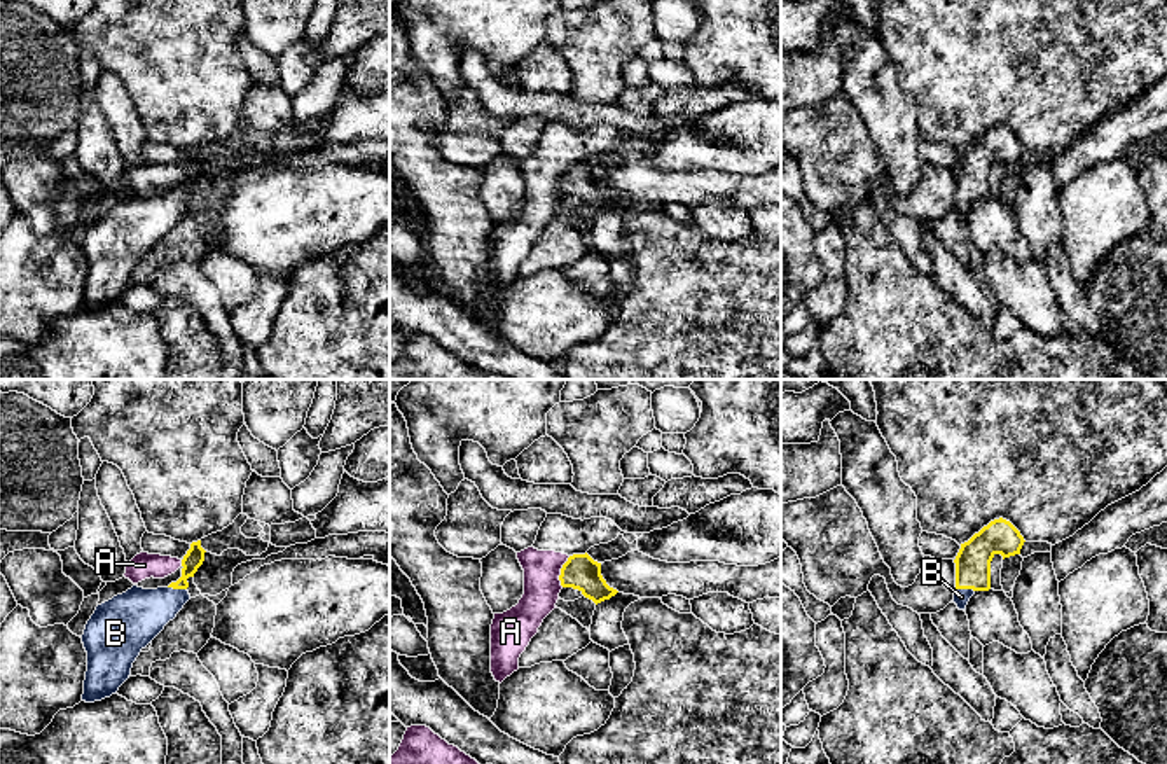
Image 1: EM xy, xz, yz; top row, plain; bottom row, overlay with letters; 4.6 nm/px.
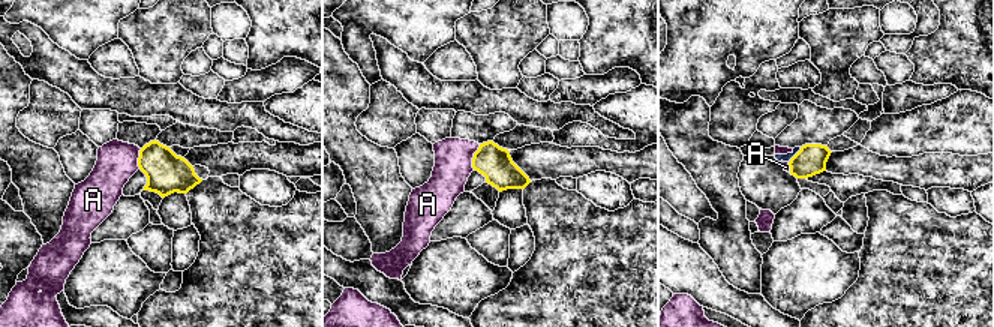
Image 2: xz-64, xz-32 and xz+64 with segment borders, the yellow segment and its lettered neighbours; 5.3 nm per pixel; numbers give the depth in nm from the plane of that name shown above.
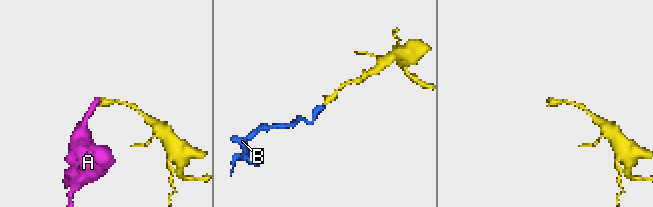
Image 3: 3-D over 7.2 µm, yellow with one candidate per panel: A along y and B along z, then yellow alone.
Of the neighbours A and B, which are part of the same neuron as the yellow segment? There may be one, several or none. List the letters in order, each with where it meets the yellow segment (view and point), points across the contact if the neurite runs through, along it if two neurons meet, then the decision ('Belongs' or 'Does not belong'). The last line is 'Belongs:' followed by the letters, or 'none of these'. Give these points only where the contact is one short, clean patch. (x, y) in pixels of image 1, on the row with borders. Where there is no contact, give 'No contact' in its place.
A: Touches yellow at xz (561, 572). Boundary: xz (570, 556), (561, 569), (561, 586). Does not belong
B: Touches yellow at xy (177, 588). Path across: xy (193, 560), (177, 588), (158, 607), (133, 619). Belongs
Belongs: B

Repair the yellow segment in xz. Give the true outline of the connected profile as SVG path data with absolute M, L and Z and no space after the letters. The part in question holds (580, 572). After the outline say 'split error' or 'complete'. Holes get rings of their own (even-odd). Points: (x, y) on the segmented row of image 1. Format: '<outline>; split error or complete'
M587 552L570 556L561 568L559 580L563 587L578 589L596 605L618 593L603 579L601 563L594 561Z; complete

